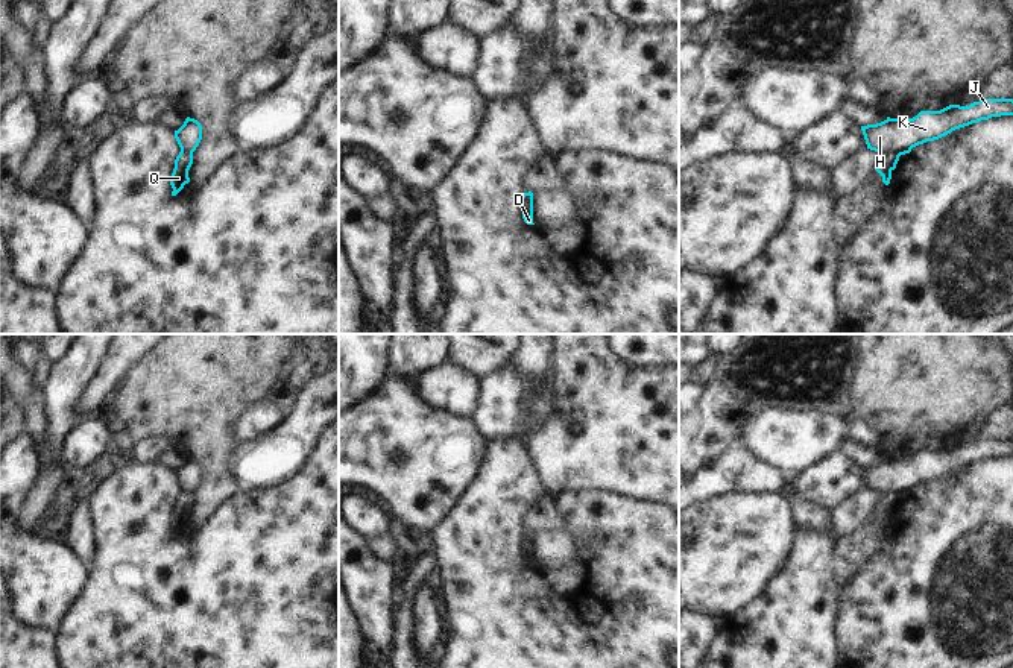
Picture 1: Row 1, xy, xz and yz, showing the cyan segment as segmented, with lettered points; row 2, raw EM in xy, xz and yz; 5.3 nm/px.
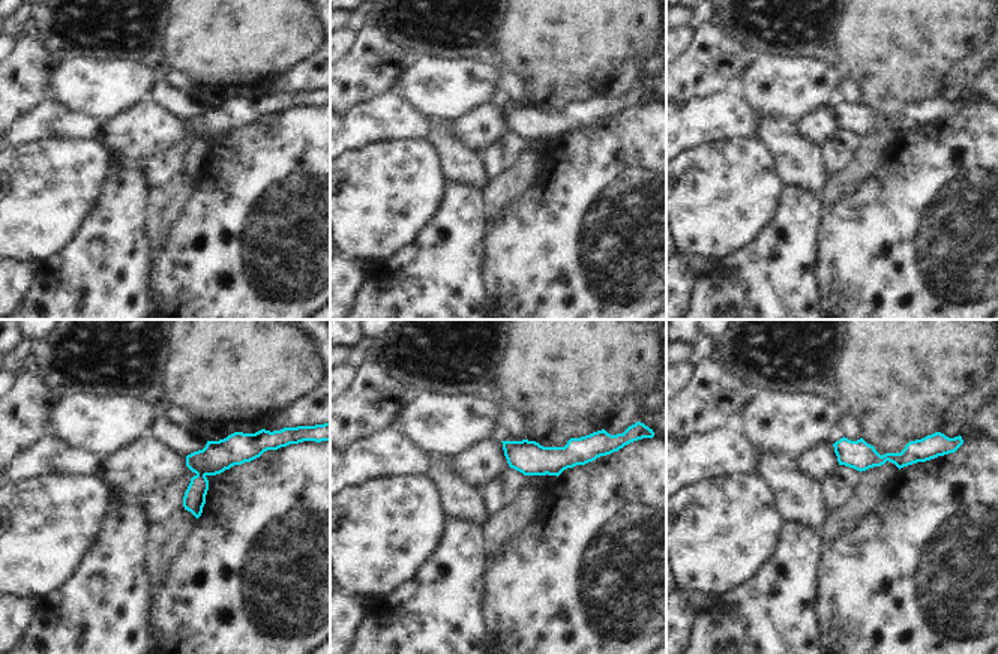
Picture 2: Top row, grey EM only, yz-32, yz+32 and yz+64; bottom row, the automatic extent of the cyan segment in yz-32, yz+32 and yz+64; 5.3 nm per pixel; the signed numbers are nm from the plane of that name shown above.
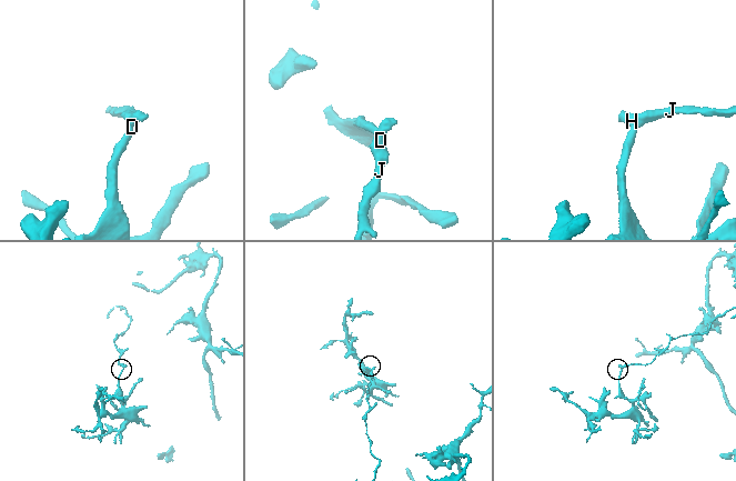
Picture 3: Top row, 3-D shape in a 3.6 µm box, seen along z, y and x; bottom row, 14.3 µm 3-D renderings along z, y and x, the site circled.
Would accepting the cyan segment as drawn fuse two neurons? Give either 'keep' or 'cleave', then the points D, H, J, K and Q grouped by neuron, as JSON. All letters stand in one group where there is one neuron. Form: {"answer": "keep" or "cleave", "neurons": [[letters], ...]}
{"answer": "cleave", "neurons": [["D", "H", "J", "K"], ["Q"]]}

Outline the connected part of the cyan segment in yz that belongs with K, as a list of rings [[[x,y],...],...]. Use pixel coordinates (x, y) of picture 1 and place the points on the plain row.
[[[981,439],[969,446],[949,445],[940,451],[920,451],[913,458],[887,457],[881,463],[861,466],[861,471],[867,489],[901,496],[955,469],[1001,455],[1013,455],[1013,439]]]

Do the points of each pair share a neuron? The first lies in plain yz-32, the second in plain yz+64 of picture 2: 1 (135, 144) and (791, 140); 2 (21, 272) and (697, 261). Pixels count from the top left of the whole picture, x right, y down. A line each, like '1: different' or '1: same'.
1: different
2: different

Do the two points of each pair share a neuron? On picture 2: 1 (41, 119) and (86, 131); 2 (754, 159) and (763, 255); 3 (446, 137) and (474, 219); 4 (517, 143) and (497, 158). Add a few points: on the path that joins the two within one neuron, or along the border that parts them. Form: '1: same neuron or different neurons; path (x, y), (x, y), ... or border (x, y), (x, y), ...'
1: same neuron; path (51, 120), (75, 125)
2: different neurons; border (781, 201), (769, 224), (734, 254)
3: different neurons; border (447, 182), (465, 182), (482, 191)
4: same neuron; path (512, 146), (502, 155)

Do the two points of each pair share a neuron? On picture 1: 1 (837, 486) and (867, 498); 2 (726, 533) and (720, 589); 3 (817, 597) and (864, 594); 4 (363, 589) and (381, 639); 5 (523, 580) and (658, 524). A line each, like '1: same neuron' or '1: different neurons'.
1: different neurons
2: same neuron
3: different neurons
4: same neuron
5: same neuron

